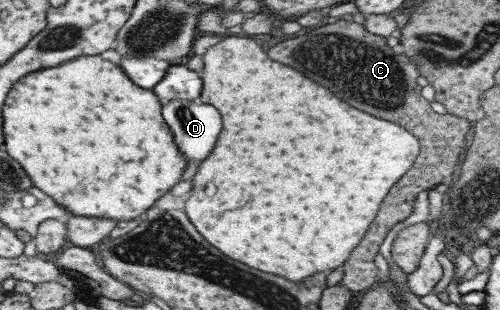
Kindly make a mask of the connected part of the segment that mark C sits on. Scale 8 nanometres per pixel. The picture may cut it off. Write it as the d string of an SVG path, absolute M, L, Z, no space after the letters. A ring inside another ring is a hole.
M343 18L316 27L304 35L281 41L266 52L268 59L300 71L304 77L312 79L320 87L326 87L350 107L356 107L358 111L364 111L372 117L392 121L419 140L420 149L413 165L400 177L400 183L388 191L384 203L380 203L380 211L372 221L372 227L368 227L364 239L352 251L348 263L342 265L344 277L339 283L351 294L362 293L377 284L378 269L372 260L376 257L378 246L387 231L412 212L418 190L430 190L434 185L449 179L458 155L465 150L464 135L470 127L469 121L464 118L438 114L430 108L429 102L420 95L421 87L416 84L417 68L409 57L389 47L384 39L368 33L362 24ZM350 53L360 53L360 61L356 57L352 59Z

